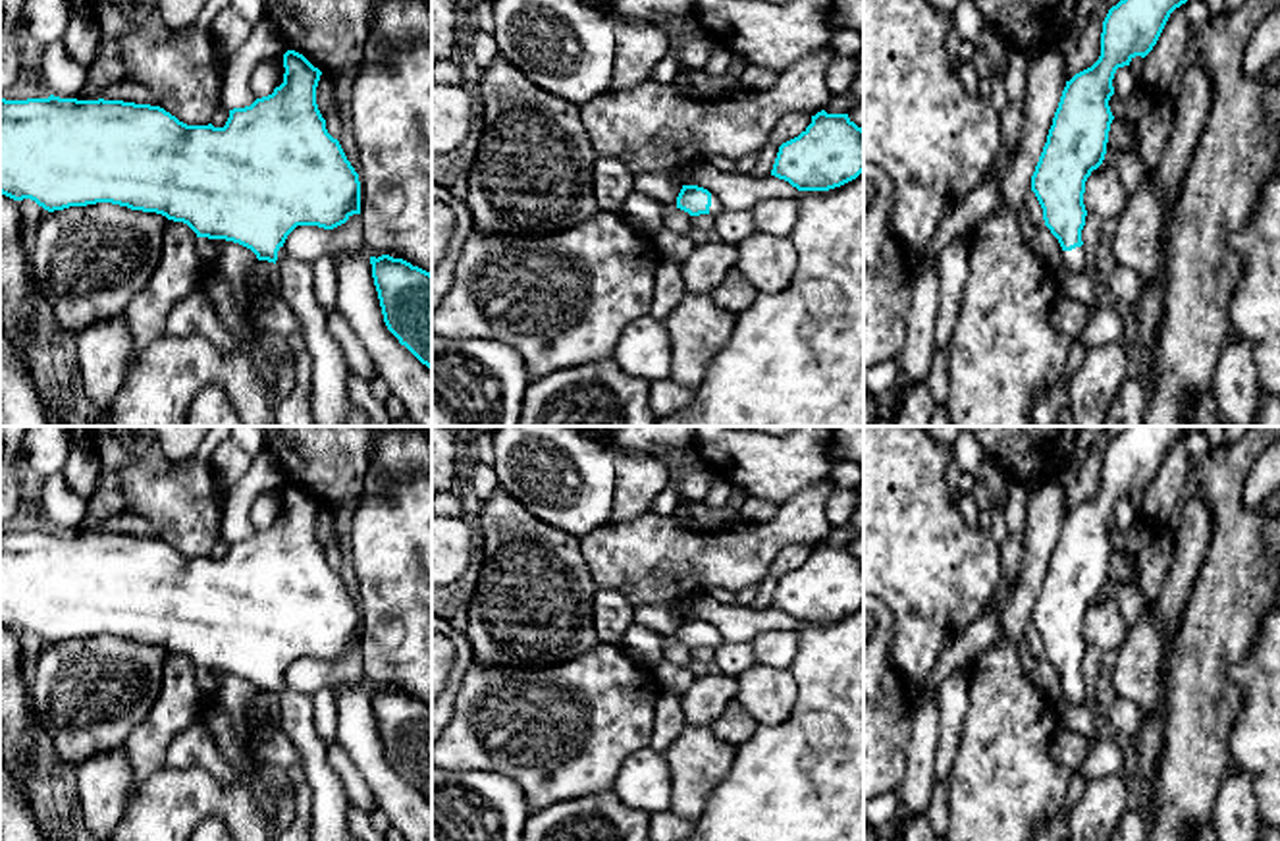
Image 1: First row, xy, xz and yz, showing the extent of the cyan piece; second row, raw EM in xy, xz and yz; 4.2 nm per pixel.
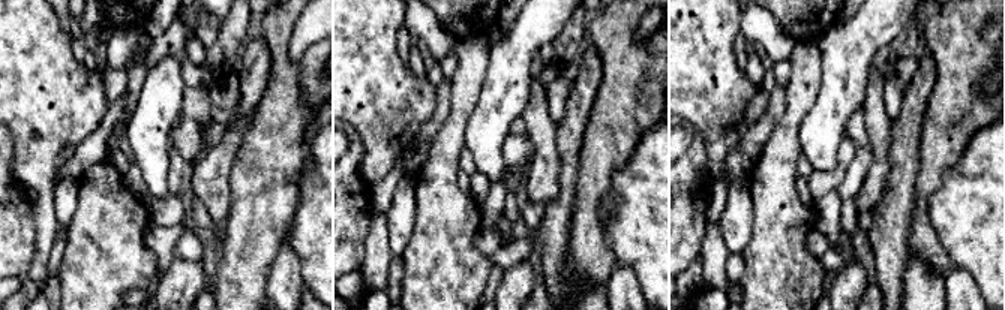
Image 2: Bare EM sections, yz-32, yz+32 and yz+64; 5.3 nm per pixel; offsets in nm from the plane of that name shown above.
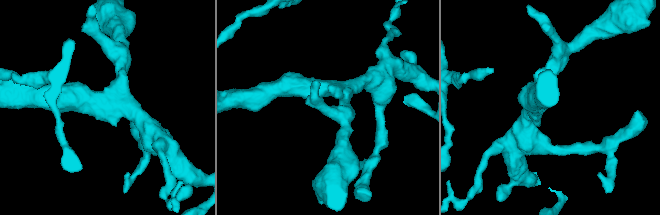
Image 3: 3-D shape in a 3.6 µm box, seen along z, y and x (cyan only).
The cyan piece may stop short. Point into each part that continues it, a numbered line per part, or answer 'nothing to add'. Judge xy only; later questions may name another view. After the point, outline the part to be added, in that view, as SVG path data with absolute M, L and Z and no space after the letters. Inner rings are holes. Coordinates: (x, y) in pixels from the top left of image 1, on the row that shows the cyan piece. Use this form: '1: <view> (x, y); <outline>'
1: xy (330, 402); M278 251L280 295L301 322L301 336L312 355L310 409L316 426L345 426L353 405L347 390L349 366L345 355L326 326L326 311L316 299L308 262Z

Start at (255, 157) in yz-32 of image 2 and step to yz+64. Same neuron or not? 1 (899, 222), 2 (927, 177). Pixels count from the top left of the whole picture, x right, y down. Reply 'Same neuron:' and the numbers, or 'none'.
Same neuron: 2

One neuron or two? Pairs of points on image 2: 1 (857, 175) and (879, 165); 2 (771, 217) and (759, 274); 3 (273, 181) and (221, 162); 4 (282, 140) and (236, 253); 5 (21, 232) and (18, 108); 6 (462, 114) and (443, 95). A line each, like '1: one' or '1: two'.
1: two
2: one
3: two
4: one
5: two
6: two

